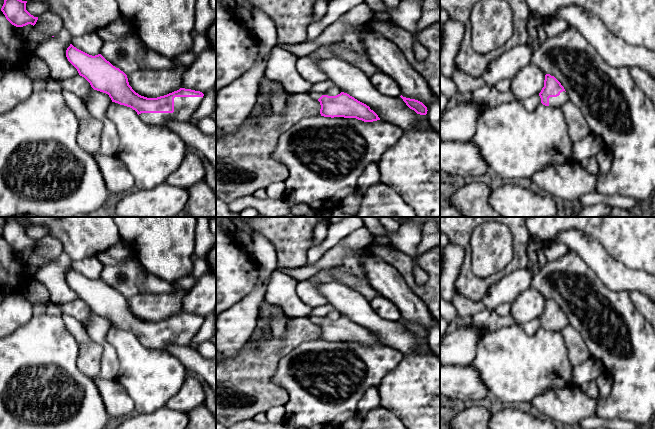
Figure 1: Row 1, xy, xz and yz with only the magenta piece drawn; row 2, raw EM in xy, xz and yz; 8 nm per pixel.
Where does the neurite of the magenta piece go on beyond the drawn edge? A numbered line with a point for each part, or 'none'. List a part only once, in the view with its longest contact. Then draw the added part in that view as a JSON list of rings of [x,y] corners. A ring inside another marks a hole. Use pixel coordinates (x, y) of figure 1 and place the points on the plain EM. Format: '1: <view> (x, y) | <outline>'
1: xy (184, 331) | [[[175,321],[173,337],[141,337],[139,341],[150,350],[166,350],[172,345],[189,346],[202,323],[202,321]]]

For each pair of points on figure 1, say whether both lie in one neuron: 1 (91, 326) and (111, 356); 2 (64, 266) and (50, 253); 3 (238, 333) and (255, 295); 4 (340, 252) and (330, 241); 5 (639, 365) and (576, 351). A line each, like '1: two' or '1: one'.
1: one
2: two
3: one
4: two
5: two

